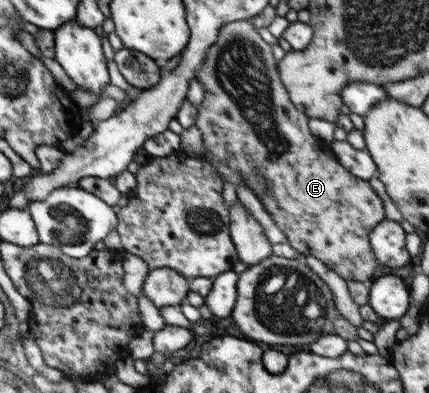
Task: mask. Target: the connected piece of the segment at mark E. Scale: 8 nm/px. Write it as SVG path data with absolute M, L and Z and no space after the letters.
M249 20L229 22L221 26L216 41L208 48L196 79L205 89L205 99L197 106L198 117L194 125L203 133L205 152L201 157L207 153L213 155L217 166L210 164L223 182L231 182L235 188L239 184L251 188L297 252L314 255L346 281L370 283L379 266L371 249L370 235L385 218L383 200L367 180L357 178L337 163L326 142L311 135L309 117L291 103L281 82L272 45L261 38Z

